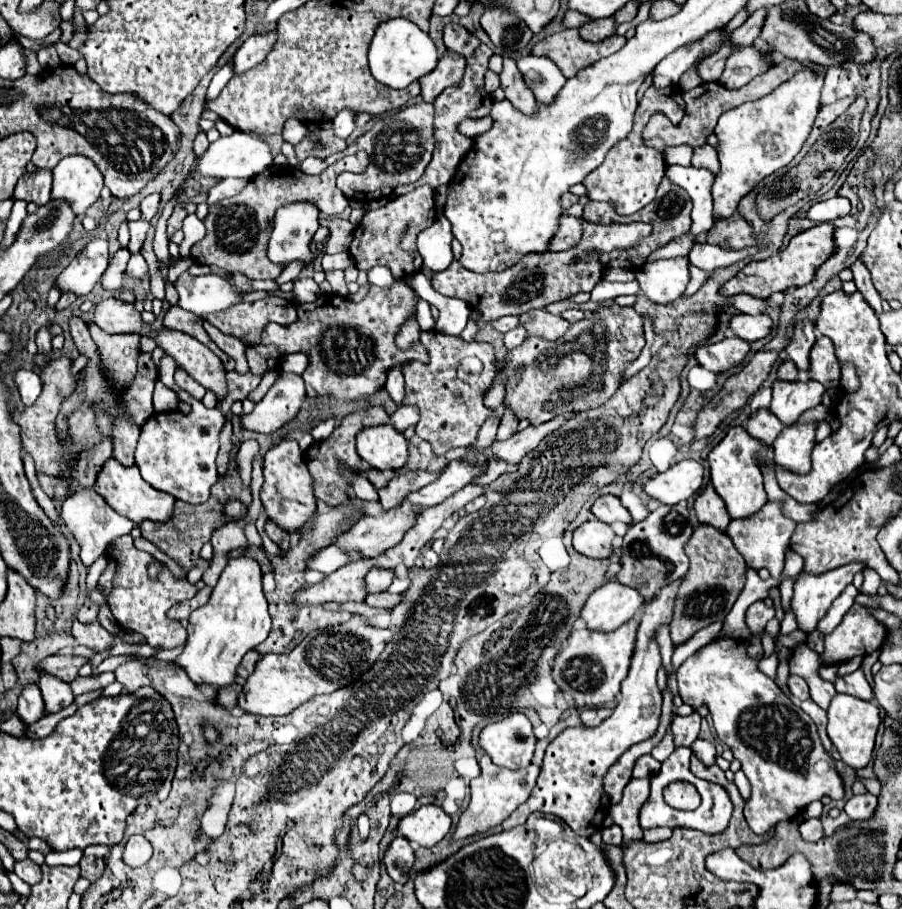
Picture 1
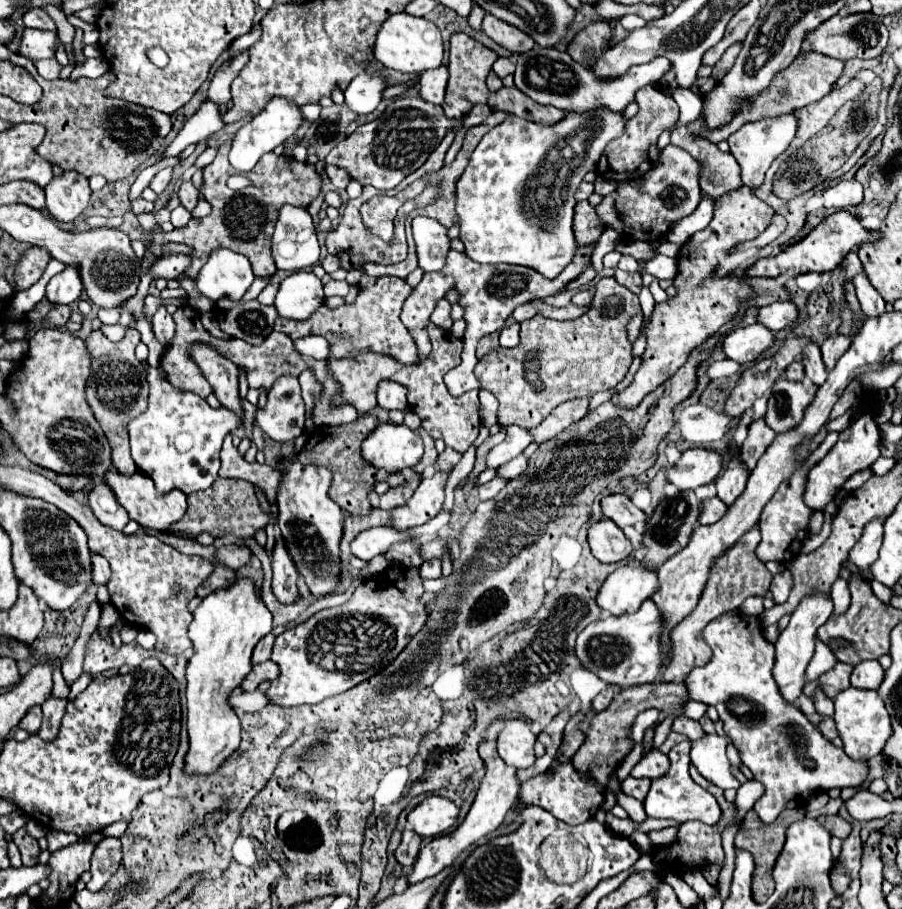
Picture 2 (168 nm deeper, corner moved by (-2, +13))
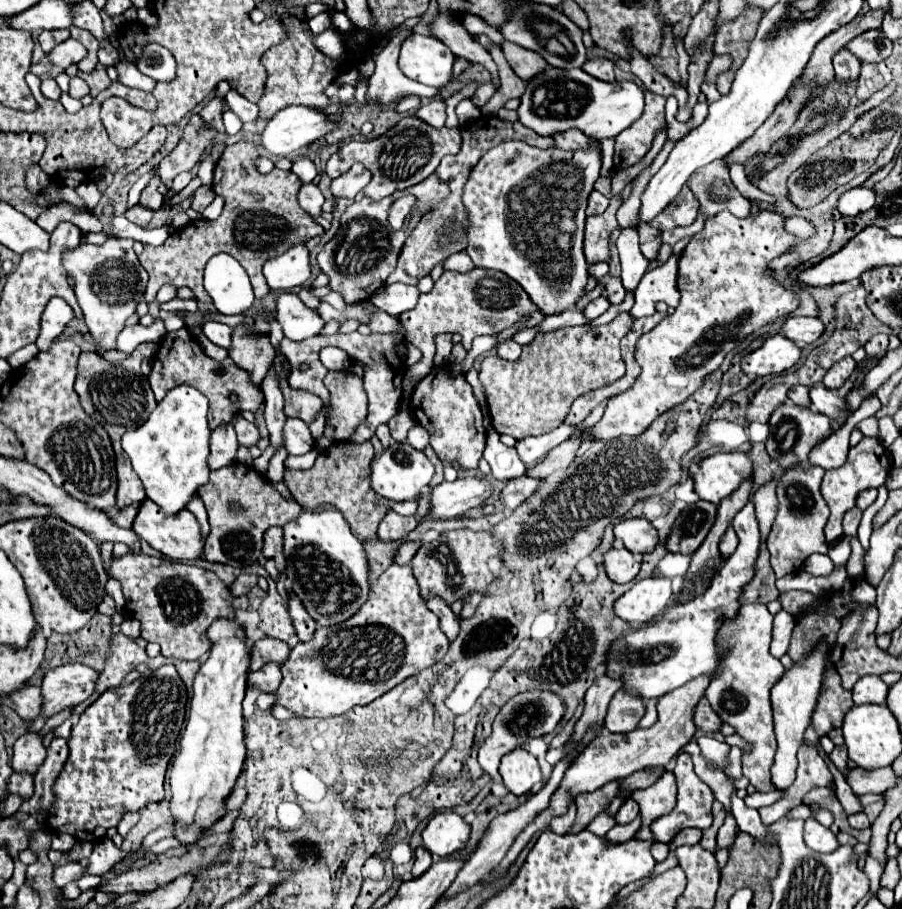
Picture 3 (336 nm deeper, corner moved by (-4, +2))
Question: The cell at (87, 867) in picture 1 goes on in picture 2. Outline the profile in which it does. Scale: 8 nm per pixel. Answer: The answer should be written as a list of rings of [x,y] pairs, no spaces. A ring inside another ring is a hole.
[[[103,838],[91,858],[91,882],[87,882],[89,892],[99,892],[105,882],[121,866],[121,842],[119,838]]]

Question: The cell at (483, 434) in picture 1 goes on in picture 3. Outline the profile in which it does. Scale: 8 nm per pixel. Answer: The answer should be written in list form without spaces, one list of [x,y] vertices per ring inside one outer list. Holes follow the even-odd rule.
[[[404,541],[399,548],[399,553],[395,557],[394,563],[408,565],[421,545],[422,542]]]

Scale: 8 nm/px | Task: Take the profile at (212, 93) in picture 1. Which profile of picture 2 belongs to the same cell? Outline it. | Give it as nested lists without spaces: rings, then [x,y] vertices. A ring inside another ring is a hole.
[[[203,102],[201,108],[185,122],[183,130],[177,134],[177,138],[165,148],[163,158],[181,154],[189,144],[197,144],[207,140],[211,134],[219,132],[223,128],[223,122],[219,118],[219,106],[213,102]]]

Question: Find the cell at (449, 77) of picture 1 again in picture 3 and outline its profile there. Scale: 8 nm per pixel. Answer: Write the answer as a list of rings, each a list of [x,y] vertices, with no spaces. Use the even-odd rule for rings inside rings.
[[[433,99],[427,105],[421,105],[415,115],[433,127],[443,127],[445,125],[445,109],[447,107],[445,107],[443,99]]]

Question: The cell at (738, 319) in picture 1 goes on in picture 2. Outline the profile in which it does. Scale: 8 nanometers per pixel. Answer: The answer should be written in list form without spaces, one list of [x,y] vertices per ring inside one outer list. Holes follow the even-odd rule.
[[[773,302],[759,310],[759,322],[769,330],[783,330],[799,318],[799,310],[793,302]]]

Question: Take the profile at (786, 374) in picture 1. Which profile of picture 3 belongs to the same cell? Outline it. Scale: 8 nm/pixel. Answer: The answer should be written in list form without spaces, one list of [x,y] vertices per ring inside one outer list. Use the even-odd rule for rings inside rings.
[[[793,385],[793,387],[789,389],[789,399],[791,399],[795,405],[809,407],[809,387],[805,387],[805,385]]]

